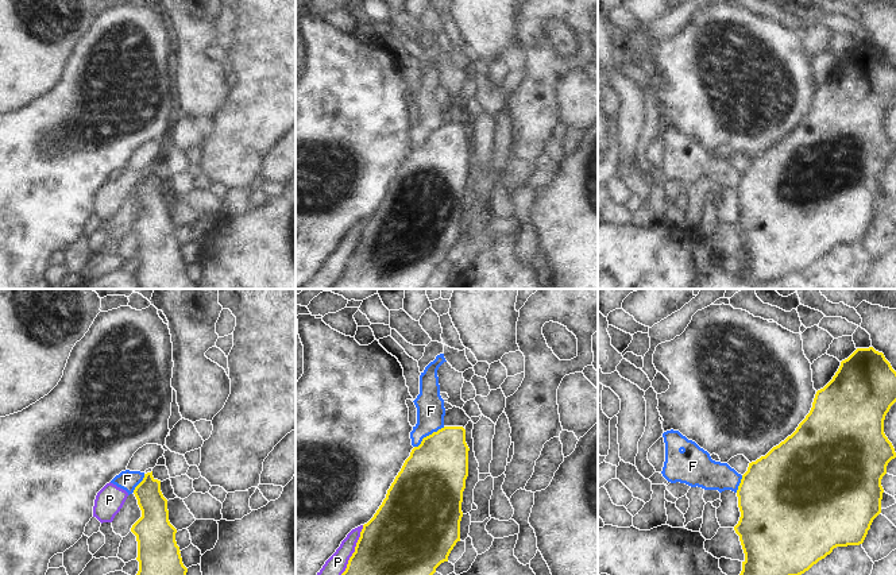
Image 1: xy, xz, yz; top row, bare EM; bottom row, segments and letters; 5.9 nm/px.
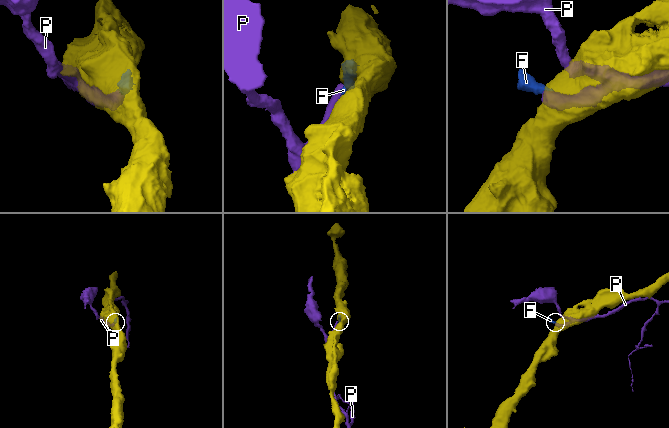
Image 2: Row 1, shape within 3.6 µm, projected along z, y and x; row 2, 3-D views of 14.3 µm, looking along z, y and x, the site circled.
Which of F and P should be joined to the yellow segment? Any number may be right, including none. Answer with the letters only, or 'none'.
none

